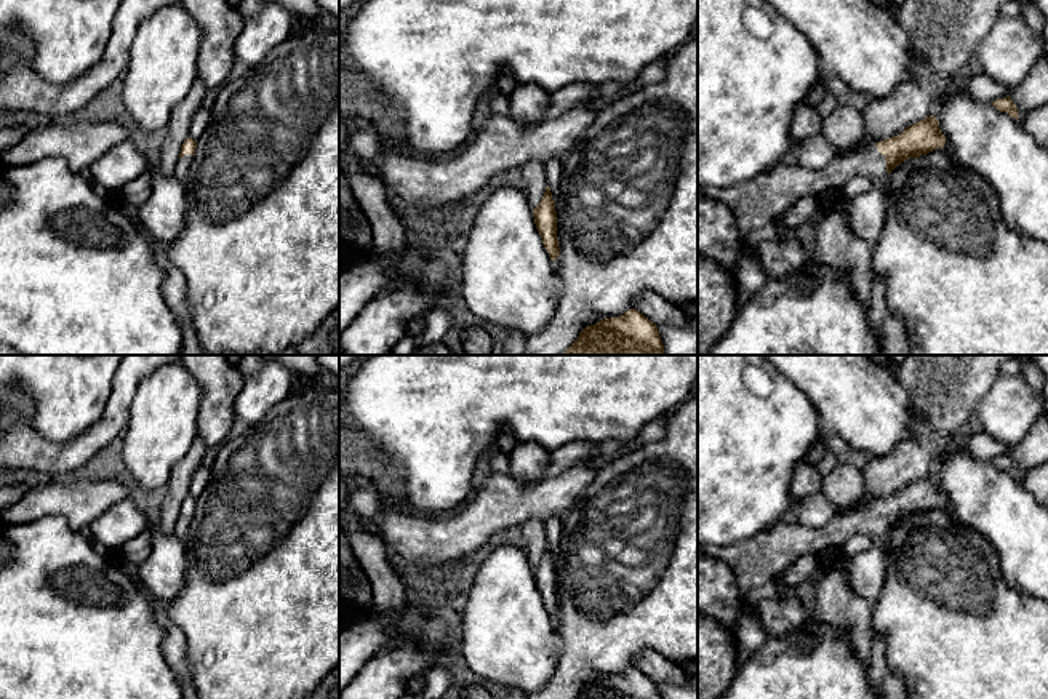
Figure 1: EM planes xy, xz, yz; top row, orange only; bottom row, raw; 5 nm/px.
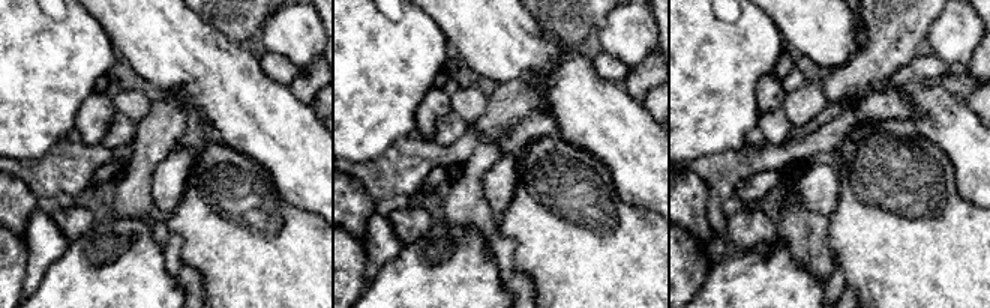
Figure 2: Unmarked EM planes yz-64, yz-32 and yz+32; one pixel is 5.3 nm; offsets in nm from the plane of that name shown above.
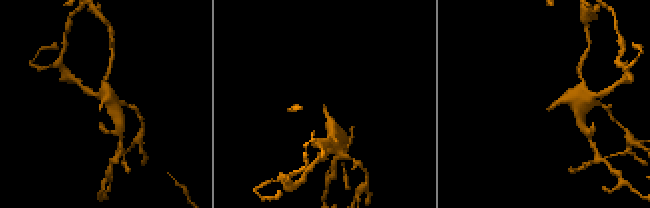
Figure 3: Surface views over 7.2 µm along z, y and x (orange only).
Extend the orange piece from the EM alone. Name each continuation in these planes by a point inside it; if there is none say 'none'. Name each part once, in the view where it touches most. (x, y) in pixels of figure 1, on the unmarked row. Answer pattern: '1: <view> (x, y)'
1: yz (764, 557)

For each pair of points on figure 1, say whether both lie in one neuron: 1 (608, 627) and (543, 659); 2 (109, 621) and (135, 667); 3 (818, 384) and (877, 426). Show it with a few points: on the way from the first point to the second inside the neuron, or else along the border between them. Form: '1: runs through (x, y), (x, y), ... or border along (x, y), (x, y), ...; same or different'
1: border along (552, 619), (560, 658), (546, 682); different
2: runs through (109, 632), (109, 642), (124, 656); same
3: runs through (832, 384), (863, 411); same

